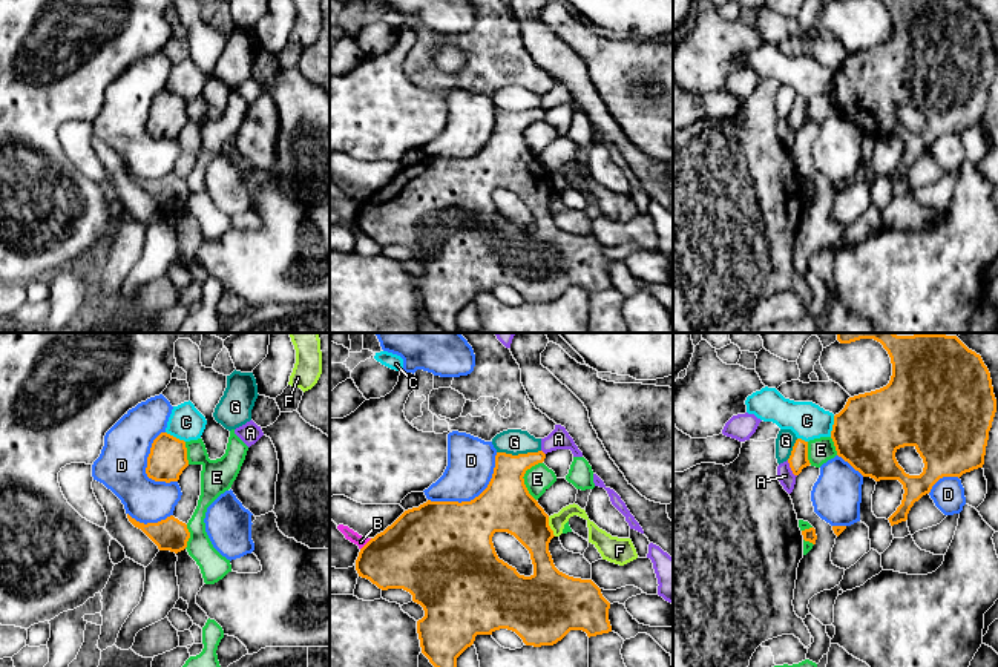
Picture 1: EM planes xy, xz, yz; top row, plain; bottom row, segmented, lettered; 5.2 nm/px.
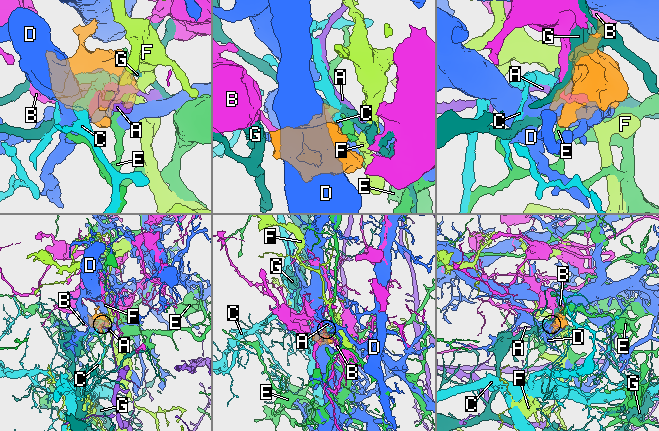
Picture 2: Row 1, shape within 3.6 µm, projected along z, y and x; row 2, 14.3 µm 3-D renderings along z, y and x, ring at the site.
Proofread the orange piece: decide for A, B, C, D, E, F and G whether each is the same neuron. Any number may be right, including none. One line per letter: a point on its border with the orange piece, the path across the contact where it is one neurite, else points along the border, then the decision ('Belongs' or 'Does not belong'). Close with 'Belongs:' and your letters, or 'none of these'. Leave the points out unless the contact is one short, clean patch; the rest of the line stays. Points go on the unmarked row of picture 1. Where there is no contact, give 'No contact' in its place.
A: Touches orange at yz (790, 123). Boundary: yz (787, 117), (796, 132). Does not belong
B: Touches orange at xz (365, 201). Boundary: xz (371, 195), (361, 206). Does not belong
C: Touches orange at yz (833, 83). Boundary: yz (834, 72), (830, 92). Does not belong
D: Touches orange at xz (476, 154). Does not belong
E: Touches orange at xz (523, 135). Does not belong
F: Touches orange at xz (549, 183). Boundary: xz (548, 174), (548, 181), (555, 192). Does not belong
G: Touches orange at xz (518, 111). Boundary: xz (540, 106), (517, 111), (497, 109). Does not belong
Belongs: none of these

